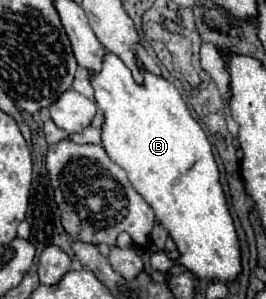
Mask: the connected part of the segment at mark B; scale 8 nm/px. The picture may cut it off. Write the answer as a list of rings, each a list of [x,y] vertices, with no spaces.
[[[111,52],[103,56],[101,72],[89,72],[97,108],[105,116],[105,122],[101,124],[103,148],[115,164],[125,168],[129,182],[135,186],[141,198],[155,210],[159,224],[163,224],[163,228],[177,244],[181,256],[179,260],[175,260],[175,264],[183,264],[201,280],[223,278],[223,282],[231,282],[241,274],[241,250],[233,218],[229,214],[225,194],[219,184],[219,168],[213,158],[211,144],[197,120],[191,116],[177,86],[165,80],[163,76],[151,74],[141,62],[137,62],[137,66],[143,72],[143,84],[137,84],[133,80],[131,70],[121,62],[119,56]]]

